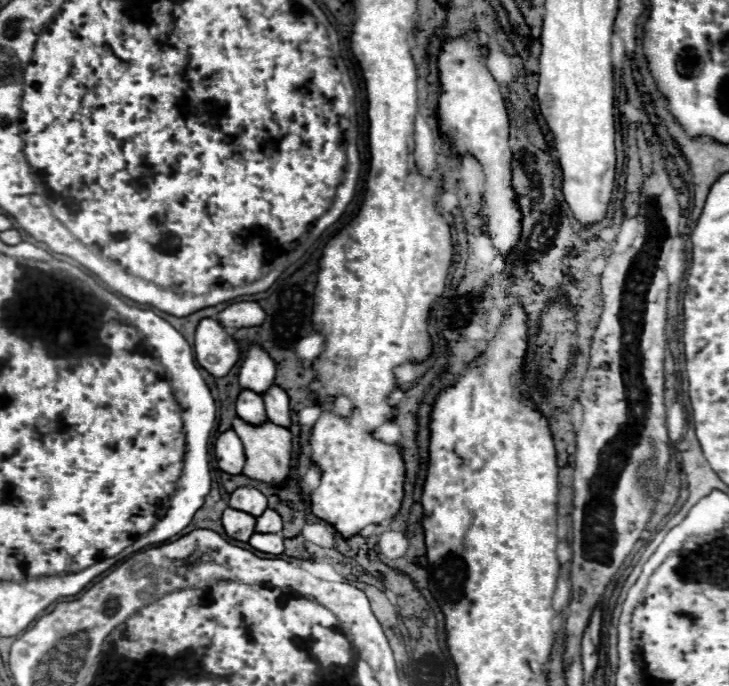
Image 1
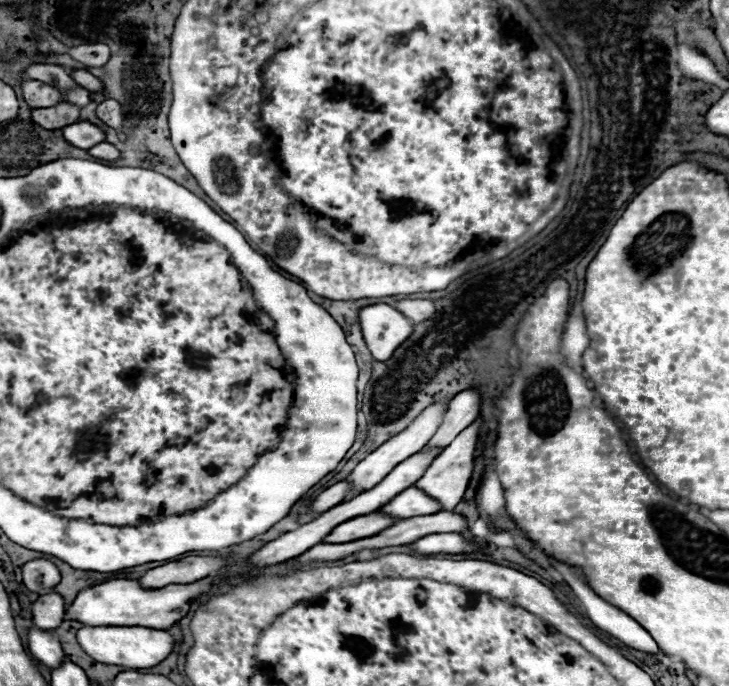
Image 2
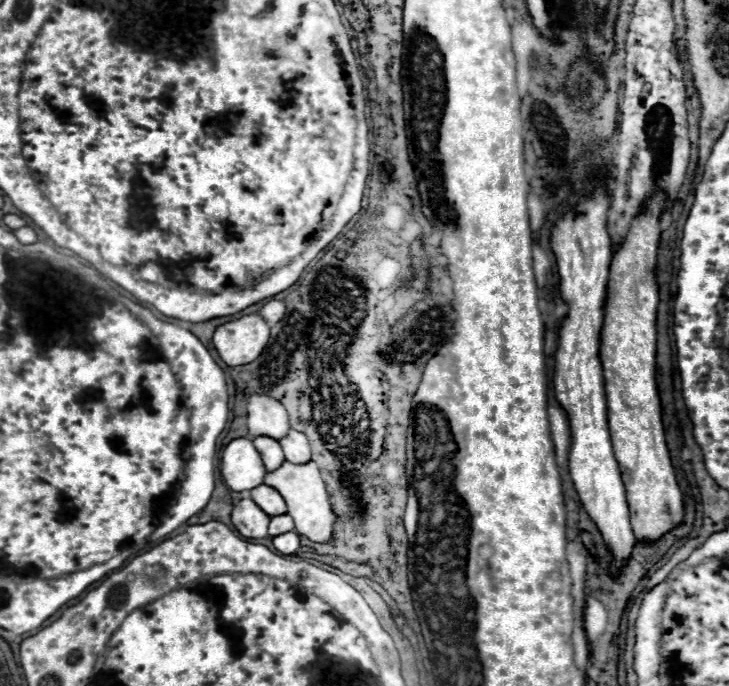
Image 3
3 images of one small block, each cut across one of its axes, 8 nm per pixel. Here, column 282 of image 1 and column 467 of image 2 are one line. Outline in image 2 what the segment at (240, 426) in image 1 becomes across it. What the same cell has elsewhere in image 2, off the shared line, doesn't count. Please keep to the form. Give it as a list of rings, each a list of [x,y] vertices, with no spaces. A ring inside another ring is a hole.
[[[480,420],[472,422],[466,430],[462,430],[454,438],[454,442],[446,450],[442,450],[438,454],[438,458],[432,460],[430,468],[426,468],[426,472],[414,482],[414,484],[418,484],[418,488],[422,488],[424,492],[430,492],[430,496],[440,500],[442,512],[454,510],[456,504],[464,496],[464,490],[466,490],[470,474],[472,474],[472,460],[474,460],[474,448],[476,448],[476,440],[478,440],[478,430],[480,430]]]

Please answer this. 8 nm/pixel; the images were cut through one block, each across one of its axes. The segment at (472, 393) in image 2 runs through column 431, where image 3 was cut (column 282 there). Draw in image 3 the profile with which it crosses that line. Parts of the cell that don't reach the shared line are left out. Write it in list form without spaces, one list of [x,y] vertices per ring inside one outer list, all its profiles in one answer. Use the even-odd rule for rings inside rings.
[[[290,428],[288,436],[280,440],[280,446],[284,448],[286,460],[292,460],[292,464],[308,464],[308,460],[312,460],[306,436],[294,428]]]

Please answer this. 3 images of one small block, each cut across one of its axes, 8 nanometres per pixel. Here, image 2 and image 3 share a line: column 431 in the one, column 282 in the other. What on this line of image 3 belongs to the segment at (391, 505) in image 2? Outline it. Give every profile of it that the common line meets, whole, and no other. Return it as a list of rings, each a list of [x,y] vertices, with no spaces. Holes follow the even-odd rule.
[[[258,486],[250,492],[250,498],[264,510],[268,512],[268,516],[278,516],[278,514],[286,514],[288,508],[286,508],[286,502],[284,498],[280,496],[280,492],[276,492],[272,486]]]

